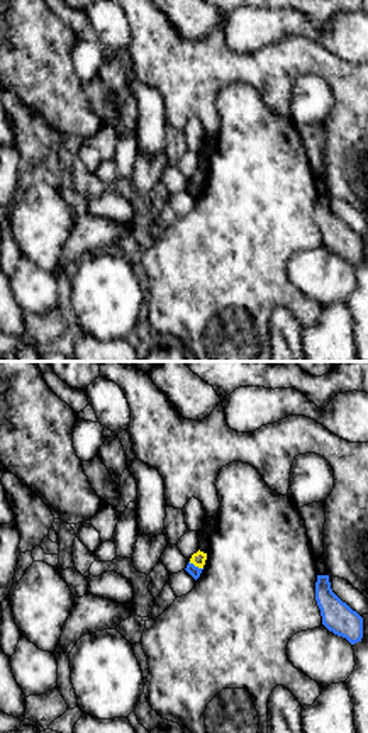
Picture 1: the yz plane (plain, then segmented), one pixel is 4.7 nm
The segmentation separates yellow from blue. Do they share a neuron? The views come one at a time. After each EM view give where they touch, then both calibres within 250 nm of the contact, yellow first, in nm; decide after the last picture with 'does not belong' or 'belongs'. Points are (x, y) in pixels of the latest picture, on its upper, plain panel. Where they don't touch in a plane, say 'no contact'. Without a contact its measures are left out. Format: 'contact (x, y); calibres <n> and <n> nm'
contact (195, 185); calibres 70 and 50 nm

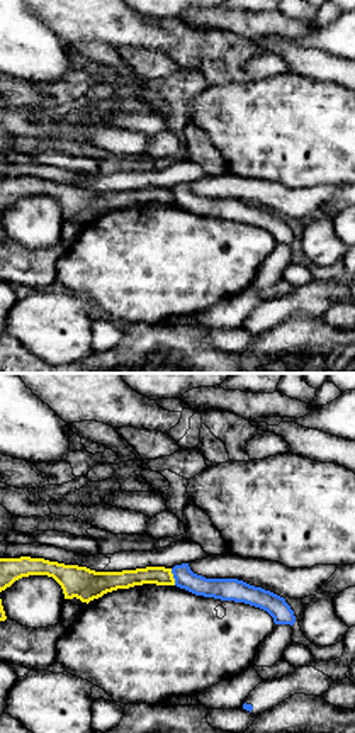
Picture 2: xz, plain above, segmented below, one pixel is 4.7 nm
contact (172, 197); calibres 90 and 100 nm

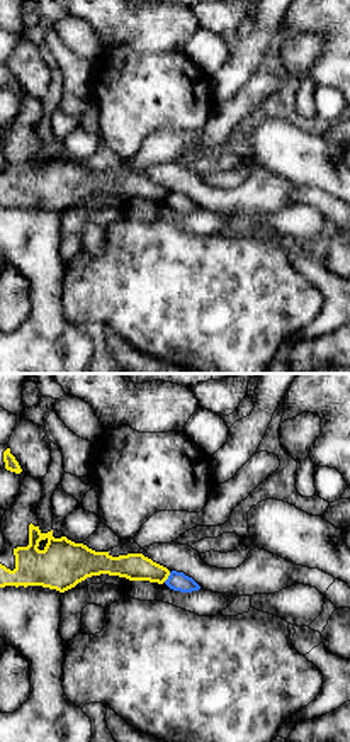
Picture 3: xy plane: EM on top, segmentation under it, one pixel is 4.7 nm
contact (167, 197); calibres 130 and 90 nm

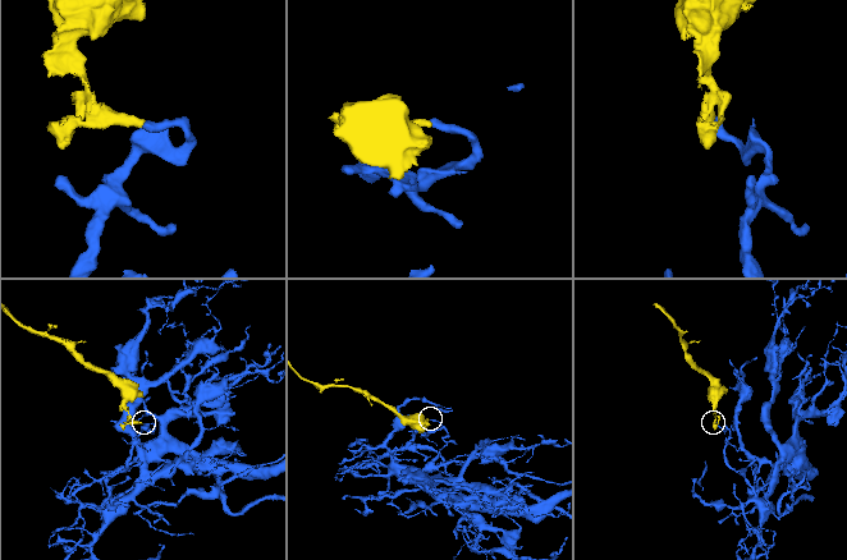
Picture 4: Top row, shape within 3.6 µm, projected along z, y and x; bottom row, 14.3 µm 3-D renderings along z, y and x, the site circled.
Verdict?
belongs

